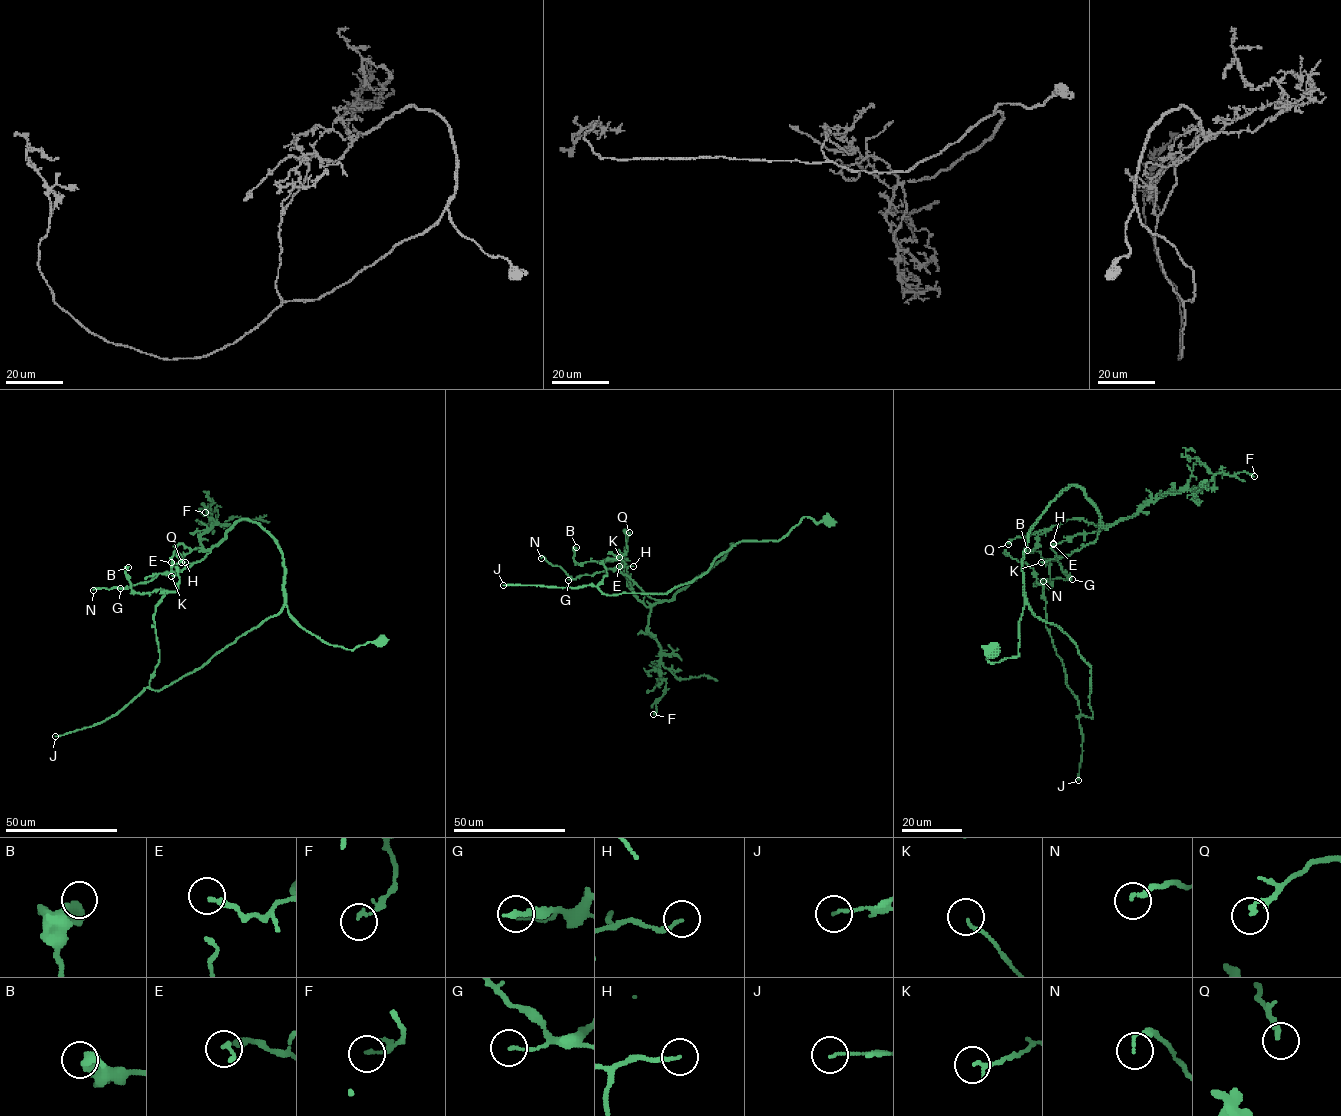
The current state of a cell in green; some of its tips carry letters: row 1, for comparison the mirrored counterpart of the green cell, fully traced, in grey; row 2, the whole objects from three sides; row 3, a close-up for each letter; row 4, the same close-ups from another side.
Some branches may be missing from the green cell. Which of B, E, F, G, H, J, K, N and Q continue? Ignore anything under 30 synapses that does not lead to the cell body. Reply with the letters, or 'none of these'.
J

